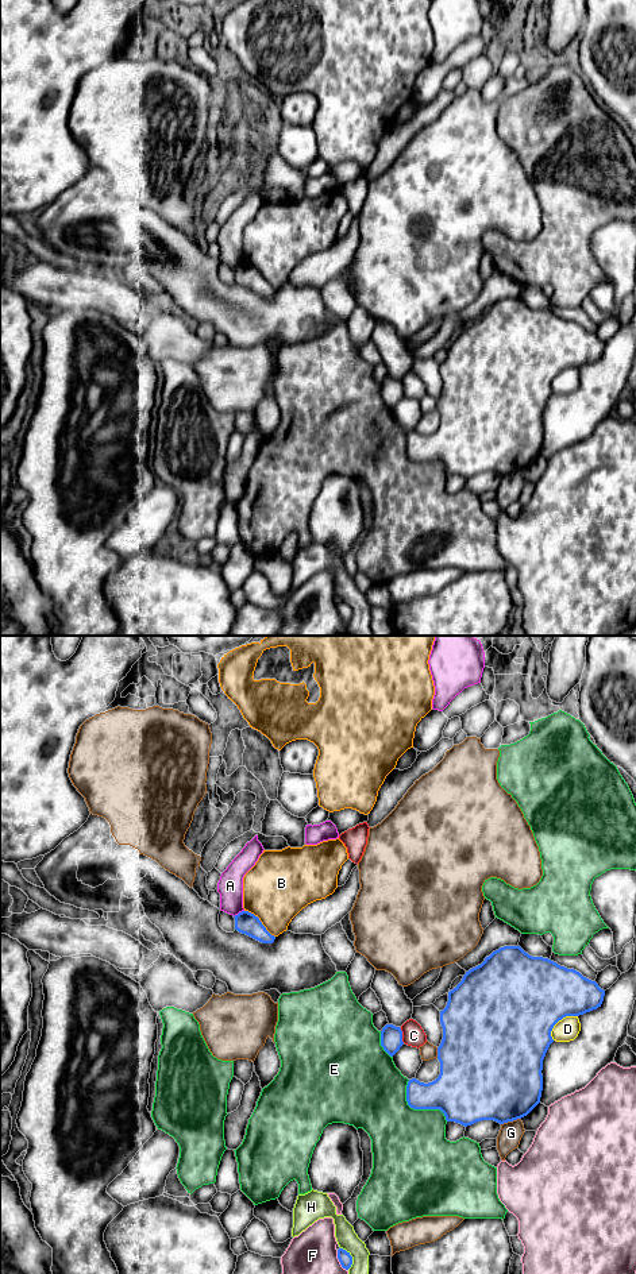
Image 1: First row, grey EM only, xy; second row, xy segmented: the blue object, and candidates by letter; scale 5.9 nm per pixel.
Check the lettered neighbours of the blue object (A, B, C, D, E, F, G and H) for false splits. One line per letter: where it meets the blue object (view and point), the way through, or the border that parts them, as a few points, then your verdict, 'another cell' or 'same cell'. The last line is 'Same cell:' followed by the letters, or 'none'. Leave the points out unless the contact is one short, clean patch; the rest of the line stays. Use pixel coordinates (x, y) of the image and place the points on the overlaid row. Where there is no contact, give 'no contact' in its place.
A: meets blue in xy at (239, 912); border along xy (243, 910), (234, 917); another cell
B: meets blue in xy at (259, 921); another cell
C: meets blue in xy at (401, 1035); another cell
D: meets blue in xy at (559, 1019); another cell
E: meets blue in xy at (417, 1108); another cell
F: meets blue in xy at (339, 1261); another cell
G: meets blue in xy at (511, 1120); another cell
H: meets blue in xy at (351, 1258); another cell
Same cell: none

